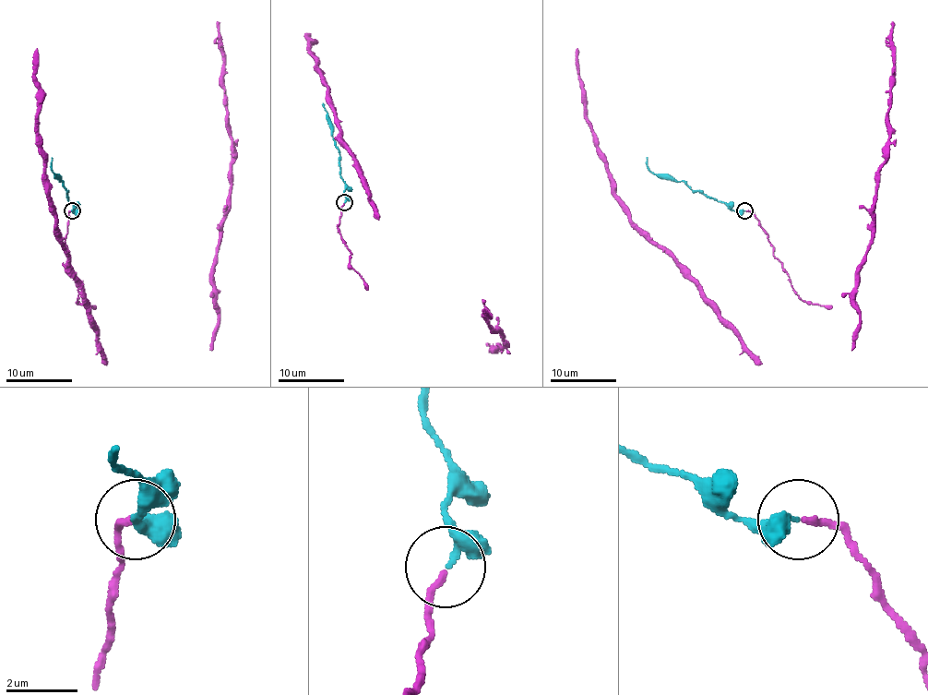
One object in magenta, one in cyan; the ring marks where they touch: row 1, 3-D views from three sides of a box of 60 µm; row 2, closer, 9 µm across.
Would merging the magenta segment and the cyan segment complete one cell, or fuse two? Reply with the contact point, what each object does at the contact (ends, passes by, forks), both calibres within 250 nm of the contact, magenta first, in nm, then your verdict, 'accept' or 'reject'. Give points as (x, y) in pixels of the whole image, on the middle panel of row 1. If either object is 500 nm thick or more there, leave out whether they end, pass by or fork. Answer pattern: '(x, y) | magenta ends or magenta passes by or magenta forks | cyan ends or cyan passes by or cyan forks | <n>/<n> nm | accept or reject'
(344, 202) | magenta ends | cyan passes by | 180/200 nm | accept

